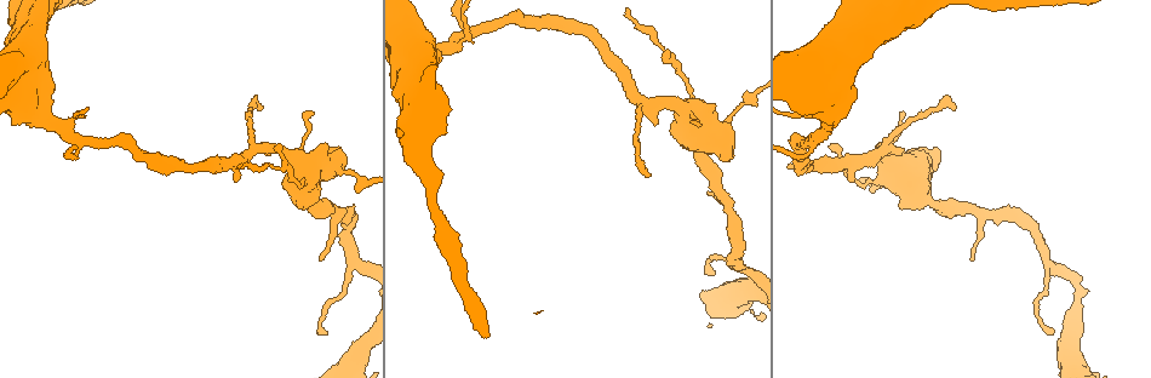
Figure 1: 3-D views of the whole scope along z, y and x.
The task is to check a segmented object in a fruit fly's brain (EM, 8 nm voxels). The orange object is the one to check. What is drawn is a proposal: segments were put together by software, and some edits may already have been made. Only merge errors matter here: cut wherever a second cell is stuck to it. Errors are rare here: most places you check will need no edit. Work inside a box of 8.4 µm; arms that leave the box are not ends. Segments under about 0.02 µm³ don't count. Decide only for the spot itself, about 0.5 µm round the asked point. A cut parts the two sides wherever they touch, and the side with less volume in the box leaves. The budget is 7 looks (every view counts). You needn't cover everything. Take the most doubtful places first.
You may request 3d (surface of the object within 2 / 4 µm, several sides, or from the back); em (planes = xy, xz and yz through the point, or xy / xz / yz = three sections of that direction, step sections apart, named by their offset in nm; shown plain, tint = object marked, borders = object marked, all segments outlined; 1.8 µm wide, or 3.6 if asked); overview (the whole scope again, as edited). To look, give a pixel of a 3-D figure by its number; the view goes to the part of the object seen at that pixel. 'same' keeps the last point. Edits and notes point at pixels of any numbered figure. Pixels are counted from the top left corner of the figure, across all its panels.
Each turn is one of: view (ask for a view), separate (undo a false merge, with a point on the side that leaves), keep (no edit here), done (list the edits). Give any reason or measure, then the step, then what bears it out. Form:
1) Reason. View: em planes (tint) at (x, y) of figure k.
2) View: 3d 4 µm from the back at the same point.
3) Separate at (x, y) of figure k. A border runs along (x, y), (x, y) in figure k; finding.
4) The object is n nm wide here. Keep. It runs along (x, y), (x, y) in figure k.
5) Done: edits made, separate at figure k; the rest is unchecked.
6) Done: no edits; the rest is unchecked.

Four or more arms meet. View: em planes (tint) at (813, 140) of figure 1.

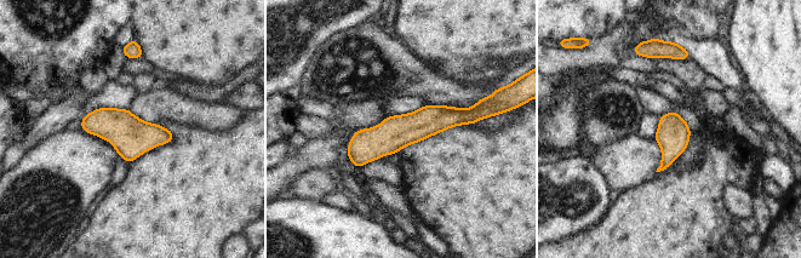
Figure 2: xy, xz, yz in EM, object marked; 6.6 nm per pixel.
Keep. Continuous, no second cell.

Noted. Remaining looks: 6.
Calibre changes. View: em planes (plain) at (412, 118) of figure 1.

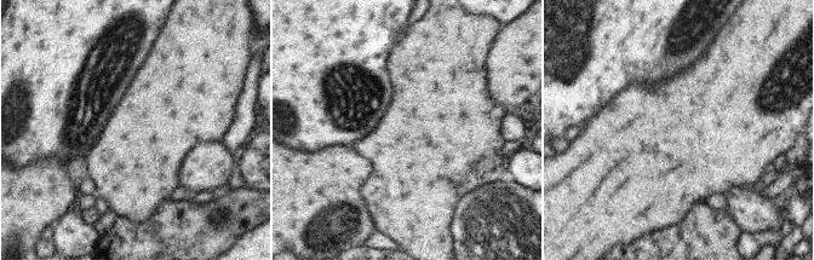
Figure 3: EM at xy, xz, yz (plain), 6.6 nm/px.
Where the object lies. View: em planes (tint) at the same point.

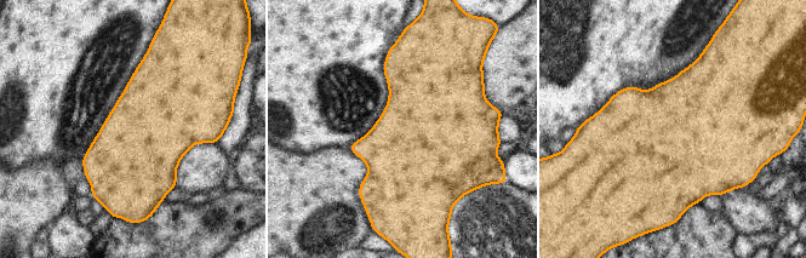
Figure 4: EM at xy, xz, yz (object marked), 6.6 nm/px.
Keep. Continuous, no second cell.

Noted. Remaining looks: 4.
View: em 3.6 µm xz step 16 (tint) at (298, 158) of figure 1.

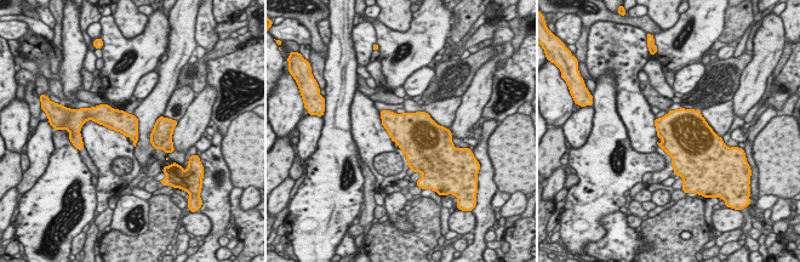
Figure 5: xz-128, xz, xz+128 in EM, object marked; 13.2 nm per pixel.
Cut it another way. View: em 3.6 µm planes (tint) at the same point.

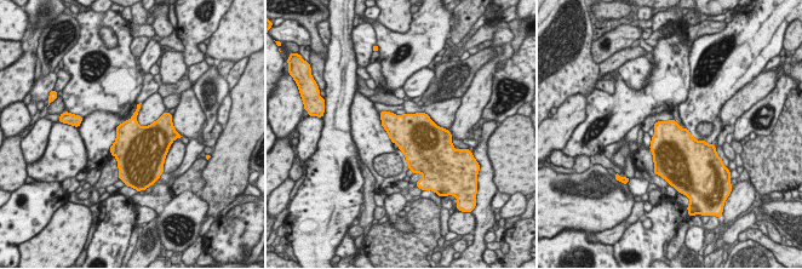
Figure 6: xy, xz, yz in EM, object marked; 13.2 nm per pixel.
Keep. One cell here.

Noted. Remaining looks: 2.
Done: no edits; the rest is unchecked.

